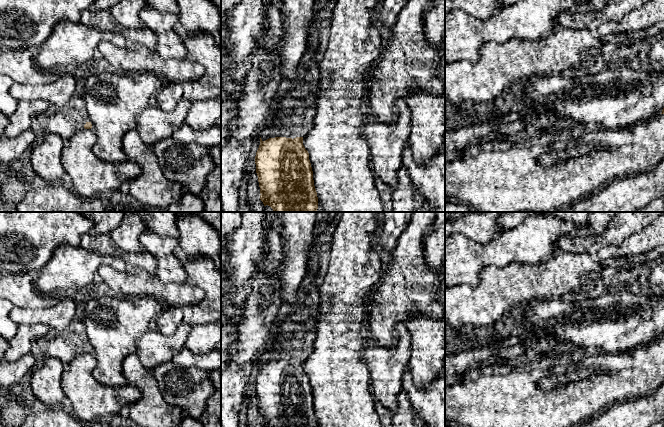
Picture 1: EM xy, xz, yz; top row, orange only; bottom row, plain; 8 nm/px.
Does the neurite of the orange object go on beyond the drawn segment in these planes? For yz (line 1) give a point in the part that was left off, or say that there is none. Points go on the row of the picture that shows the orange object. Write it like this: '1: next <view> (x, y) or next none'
1: next none

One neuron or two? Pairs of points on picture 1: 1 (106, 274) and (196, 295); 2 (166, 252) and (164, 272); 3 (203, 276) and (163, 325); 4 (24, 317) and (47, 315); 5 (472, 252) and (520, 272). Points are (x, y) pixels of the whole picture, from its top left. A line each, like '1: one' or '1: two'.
1: one
2: one
3: one
4: one
5: two

